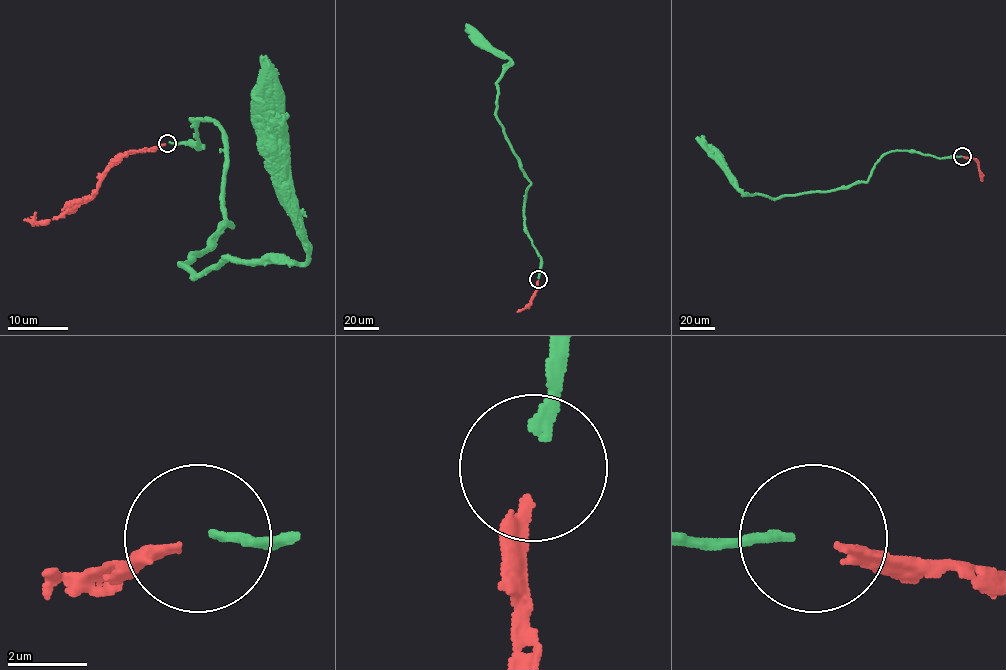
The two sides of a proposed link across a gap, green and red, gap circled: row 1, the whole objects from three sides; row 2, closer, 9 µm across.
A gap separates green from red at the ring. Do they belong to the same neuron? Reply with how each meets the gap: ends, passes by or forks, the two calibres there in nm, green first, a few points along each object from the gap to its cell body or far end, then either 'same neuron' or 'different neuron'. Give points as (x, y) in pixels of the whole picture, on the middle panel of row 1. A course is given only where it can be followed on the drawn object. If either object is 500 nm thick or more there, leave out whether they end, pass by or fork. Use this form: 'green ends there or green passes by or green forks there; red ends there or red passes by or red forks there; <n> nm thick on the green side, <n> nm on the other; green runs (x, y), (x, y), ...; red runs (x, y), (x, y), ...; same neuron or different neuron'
green ends there; red ends there; 280 nm thick on the green side, 240 nm on the other; green runs (538, 278), (540, 257), (524, 224), (525, 193), (531, 182), (496, 114), (497, 80), (512, 63), (483, 44); red runs (538, 280), (530, 303), (517, 311); same neuron

